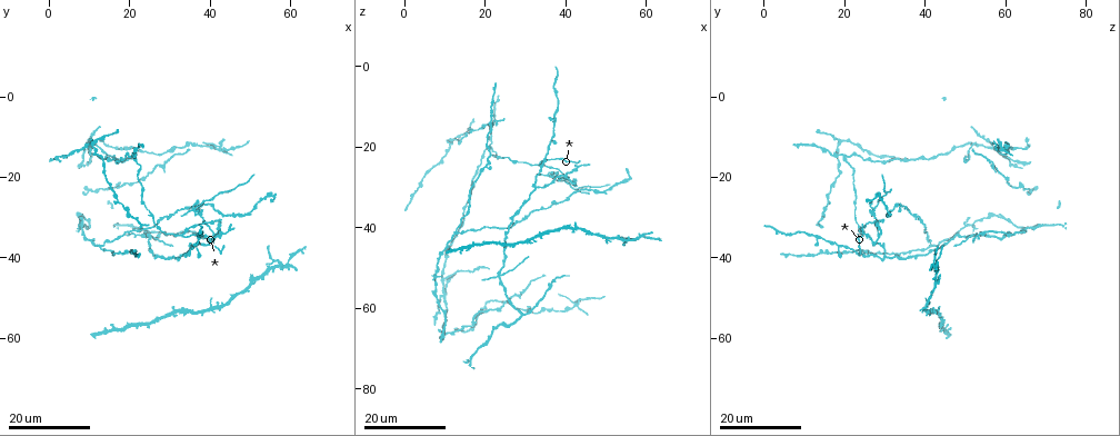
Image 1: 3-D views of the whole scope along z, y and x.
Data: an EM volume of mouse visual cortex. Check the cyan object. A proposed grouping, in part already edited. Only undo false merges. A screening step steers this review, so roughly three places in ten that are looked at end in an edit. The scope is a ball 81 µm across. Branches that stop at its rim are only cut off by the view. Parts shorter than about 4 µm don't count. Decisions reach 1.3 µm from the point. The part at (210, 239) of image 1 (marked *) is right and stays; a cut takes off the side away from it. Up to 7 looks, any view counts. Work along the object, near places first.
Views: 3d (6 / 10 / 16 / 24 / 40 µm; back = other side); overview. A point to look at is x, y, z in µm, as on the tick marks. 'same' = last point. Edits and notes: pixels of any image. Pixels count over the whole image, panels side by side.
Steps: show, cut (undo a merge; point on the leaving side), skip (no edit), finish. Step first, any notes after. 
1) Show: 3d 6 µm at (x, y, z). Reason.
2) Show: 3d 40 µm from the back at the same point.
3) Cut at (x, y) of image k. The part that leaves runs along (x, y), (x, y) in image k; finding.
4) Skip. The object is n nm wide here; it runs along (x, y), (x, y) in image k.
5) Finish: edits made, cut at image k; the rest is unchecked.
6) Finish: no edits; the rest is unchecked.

Show: 3d 16 µm at (32.0, 40.5, 30.0). Looks like a crossing.

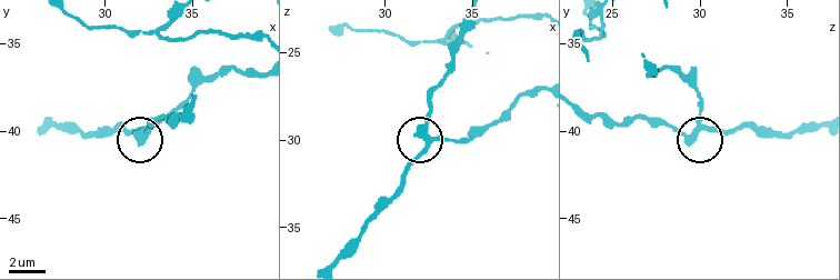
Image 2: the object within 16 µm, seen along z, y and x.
Show: 3d 10 µm at (32.2, 40.0, 30.1).

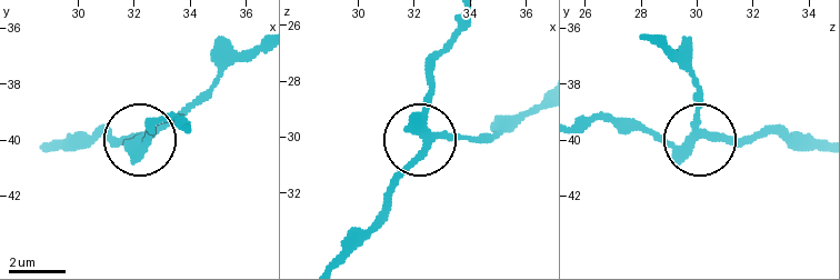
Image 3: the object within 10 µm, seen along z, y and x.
Skip. It runs along (649, 41), (694, 84), (699, 134), (670, 146), (616, 127) in image 3; one cell here.

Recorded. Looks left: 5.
Show: 3d 16 µm at (42.0, 38.5, 24.0). Three arms meet.

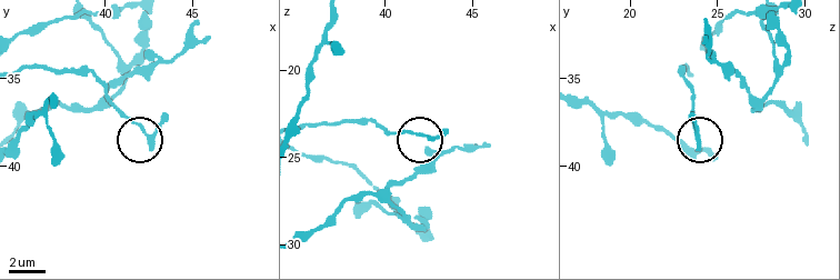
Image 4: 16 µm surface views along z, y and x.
Show: 3d 10 µm at (42.4, 38.0, 23.8).

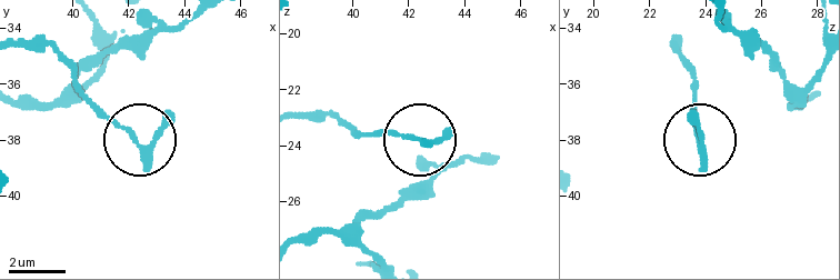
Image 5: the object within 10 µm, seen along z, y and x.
Skip. The object is 170 nm wide here; it runs along (78, 71), (84, 90), (132, 138) in image 5; one cell here.

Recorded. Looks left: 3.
Show: 3d 24 µm at (12.5, 37.5, 41.0). Branch point.

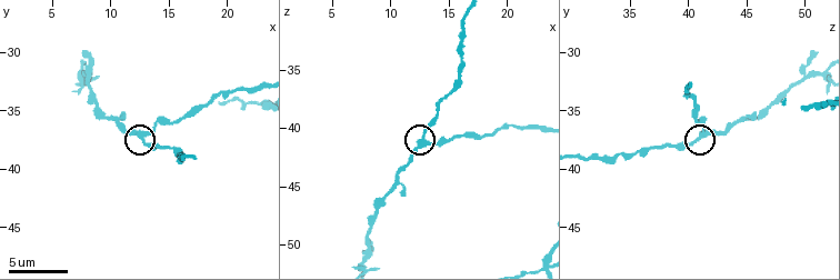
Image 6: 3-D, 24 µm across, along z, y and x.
Show: 3d 10 µm at (12.6, 37.2, 40.8).

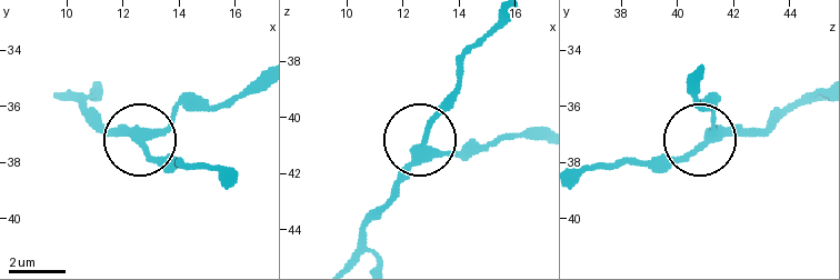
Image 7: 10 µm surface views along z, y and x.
Skip. 3 arms meet here; it runs along (260, 77), (224, 100), (181, 108), (146, 141), (98, 133) in image 7; continuous, no second cell.

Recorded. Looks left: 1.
Finish: no edits; the rest is unchecked.

